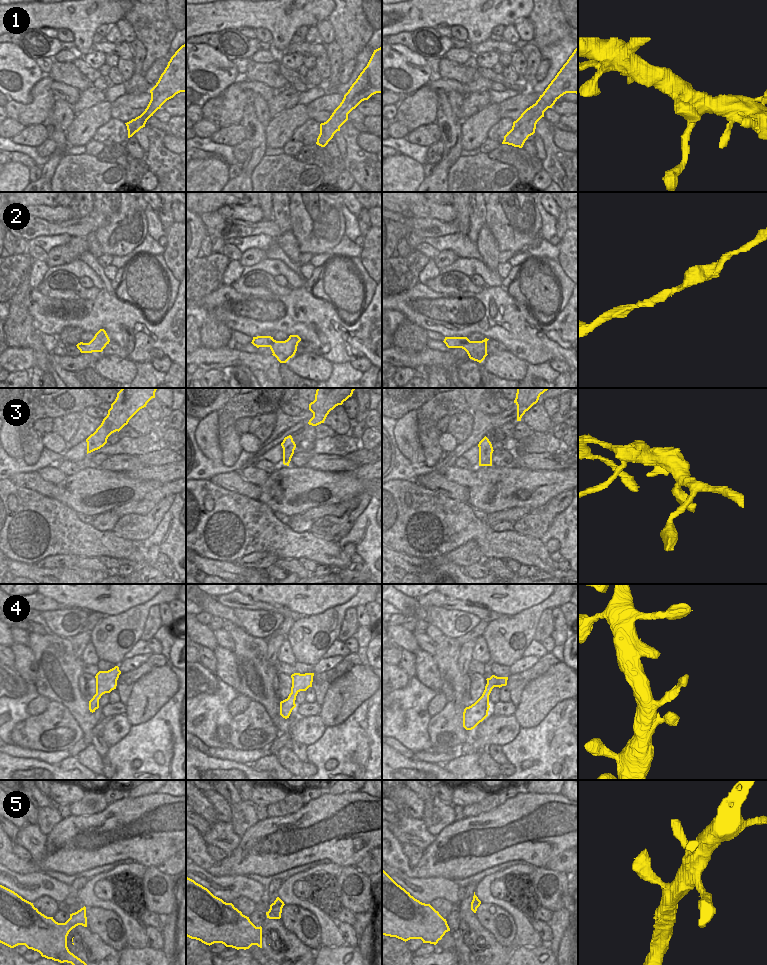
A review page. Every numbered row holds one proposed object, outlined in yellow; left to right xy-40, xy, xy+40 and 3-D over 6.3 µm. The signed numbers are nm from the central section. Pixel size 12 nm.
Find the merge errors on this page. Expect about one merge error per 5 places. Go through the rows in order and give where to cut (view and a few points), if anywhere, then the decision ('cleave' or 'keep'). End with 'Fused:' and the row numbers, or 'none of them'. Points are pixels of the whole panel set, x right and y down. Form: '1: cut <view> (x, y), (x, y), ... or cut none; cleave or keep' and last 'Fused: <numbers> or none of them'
1: cut none; keep
2: cut none; keep
3: cut none; keep
4: cut none; keep
5: cut none; keep
Fused: none of them

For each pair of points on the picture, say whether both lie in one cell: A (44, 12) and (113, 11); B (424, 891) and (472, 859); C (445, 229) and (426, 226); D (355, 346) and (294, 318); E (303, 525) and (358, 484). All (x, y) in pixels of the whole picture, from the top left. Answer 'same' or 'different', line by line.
A: same
B: different
C: same
D: same
E: different

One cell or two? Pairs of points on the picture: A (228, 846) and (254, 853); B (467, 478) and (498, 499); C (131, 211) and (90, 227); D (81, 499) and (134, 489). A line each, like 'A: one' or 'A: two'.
A: two
B: two
C: two
D: one

